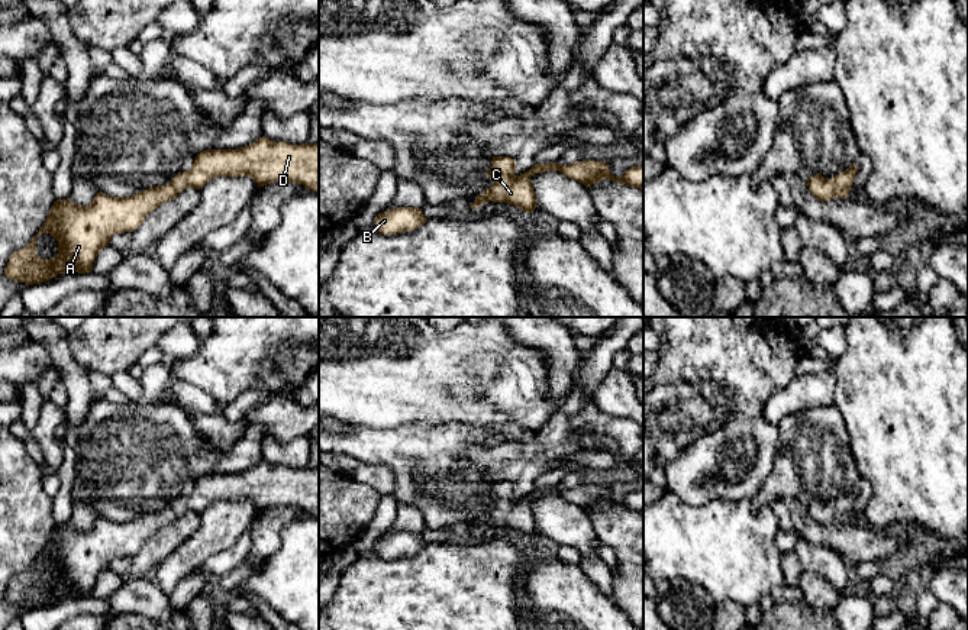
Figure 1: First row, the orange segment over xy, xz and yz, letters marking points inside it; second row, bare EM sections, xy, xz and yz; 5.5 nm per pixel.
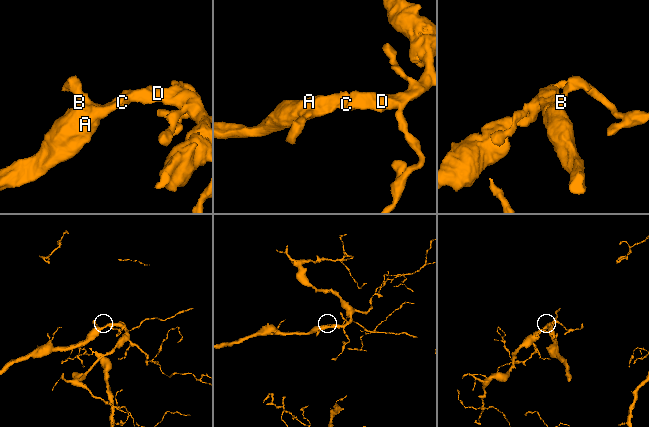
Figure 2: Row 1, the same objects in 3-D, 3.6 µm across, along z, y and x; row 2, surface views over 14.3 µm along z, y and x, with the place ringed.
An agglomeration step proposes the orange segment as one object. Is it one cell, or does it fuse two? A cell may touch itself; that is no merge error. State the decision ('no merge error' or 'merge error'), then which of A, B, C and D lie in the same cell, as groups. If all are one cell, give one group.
no merge error; A B C D

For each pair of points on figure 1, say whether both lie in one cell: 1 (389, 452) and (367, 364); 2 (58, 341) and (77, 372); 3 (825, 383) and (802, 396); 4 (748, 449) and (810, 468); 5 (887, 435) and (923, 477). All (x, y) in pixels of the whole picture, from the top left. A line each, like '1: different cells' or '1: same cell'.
1: different cells
2: same cell
3: same cell
4: different cells
5: same cell

